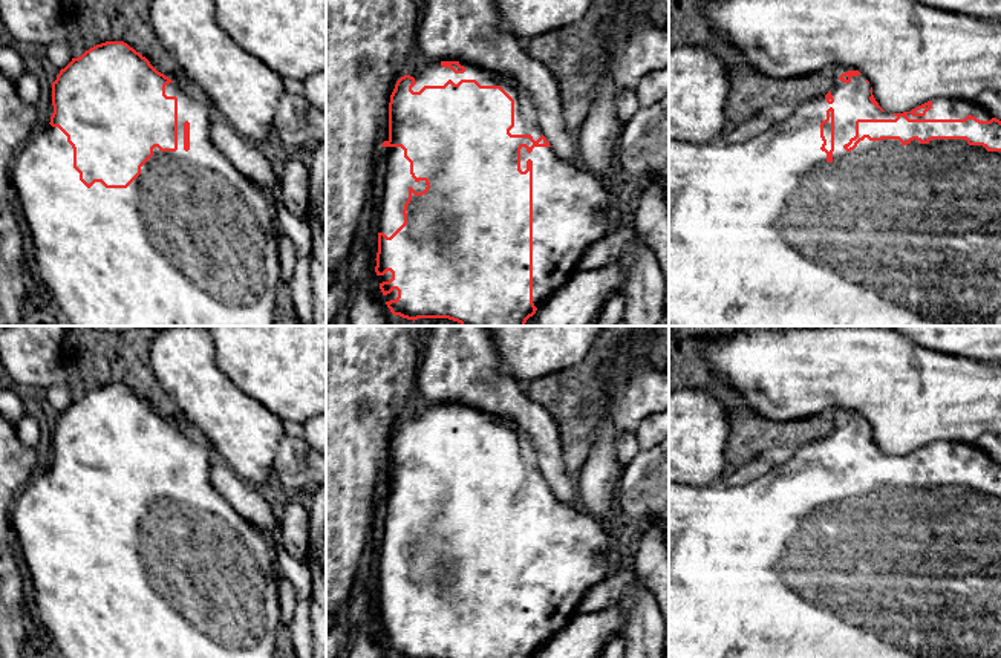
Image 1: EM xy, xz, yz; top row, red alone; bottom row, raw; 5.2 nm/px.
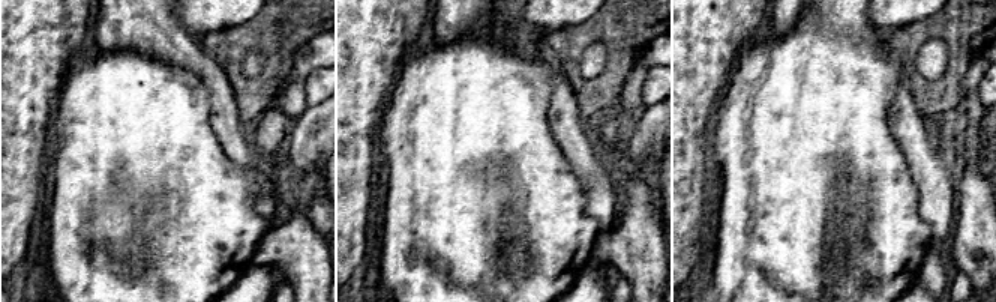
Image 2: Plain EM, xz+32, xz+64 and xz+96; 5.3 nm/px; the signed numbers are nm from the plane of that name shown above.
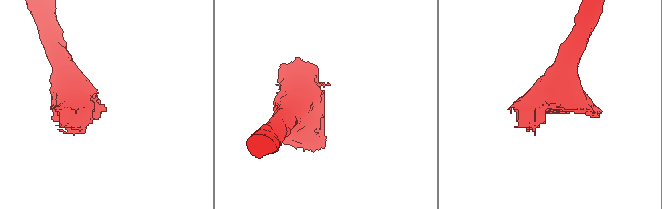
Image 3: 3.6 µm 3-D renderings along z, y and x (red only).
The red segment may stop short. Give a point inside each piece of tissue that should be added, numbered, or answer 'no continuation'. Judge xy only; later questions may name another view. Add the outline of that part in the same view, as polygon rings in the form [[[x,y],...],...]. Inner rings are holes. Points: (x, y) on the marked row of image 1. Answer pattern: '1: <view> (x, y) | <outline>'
1: xy (190, 242) | [[[178,83],[165,86],[167,96],[178,98],[178,150],[161,151],[141,167],[141,174],[127,188],[106,188],[95,182],[87,188],[73,168],[73,148],[67,136],[47,124],[21,145],[11,165],[12,190],[20,199],[24,219],[29,225],[38,266],[37,285],[46,292],[51,306],[58,311],[70,326],[274,326],[276,292],[280,283],[279,220],[276,200],[266,197],[260,187],[246,179],[211,142],[210,124],[216,113],[208,96],[197,89],[188,90]],[[184,122],[190,122],[190,150],[184,150]]]

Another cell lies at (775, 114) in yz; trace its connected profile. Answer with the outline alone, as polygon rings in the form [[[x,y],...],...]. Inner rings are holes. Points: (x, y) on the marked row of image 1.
[[[770,104],[761,112],[758,112],[753,118],[748,121],[736,125],[736,127],[727,127],[718,138],[721,142],[729,144],[739,144],[744,141],[748,141],[776,124],[781,124],[782,121],[788,119],[793,115],[794,109],[787,104]]]

